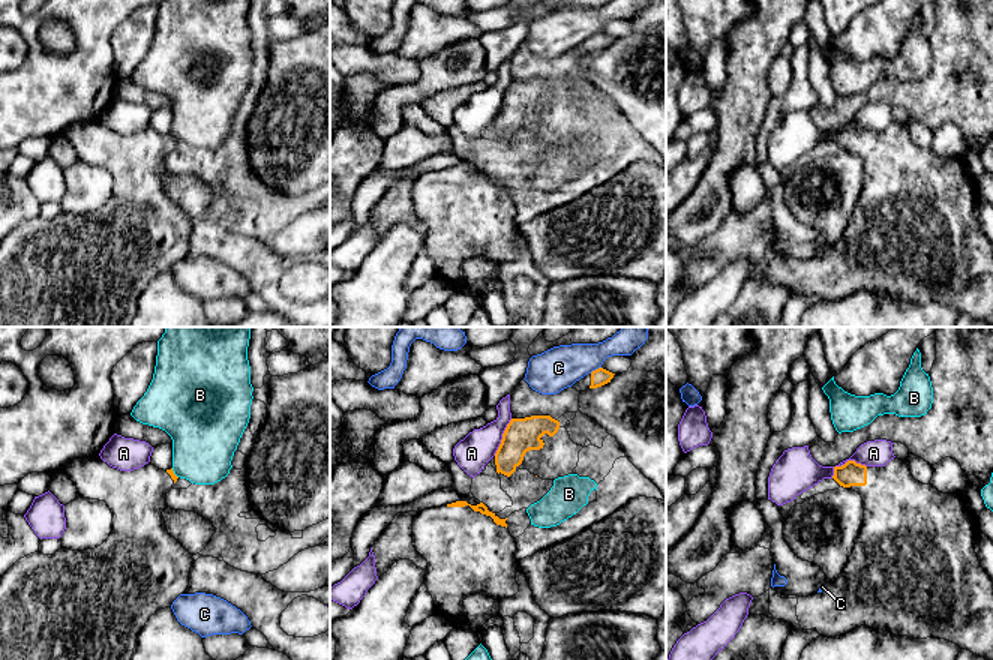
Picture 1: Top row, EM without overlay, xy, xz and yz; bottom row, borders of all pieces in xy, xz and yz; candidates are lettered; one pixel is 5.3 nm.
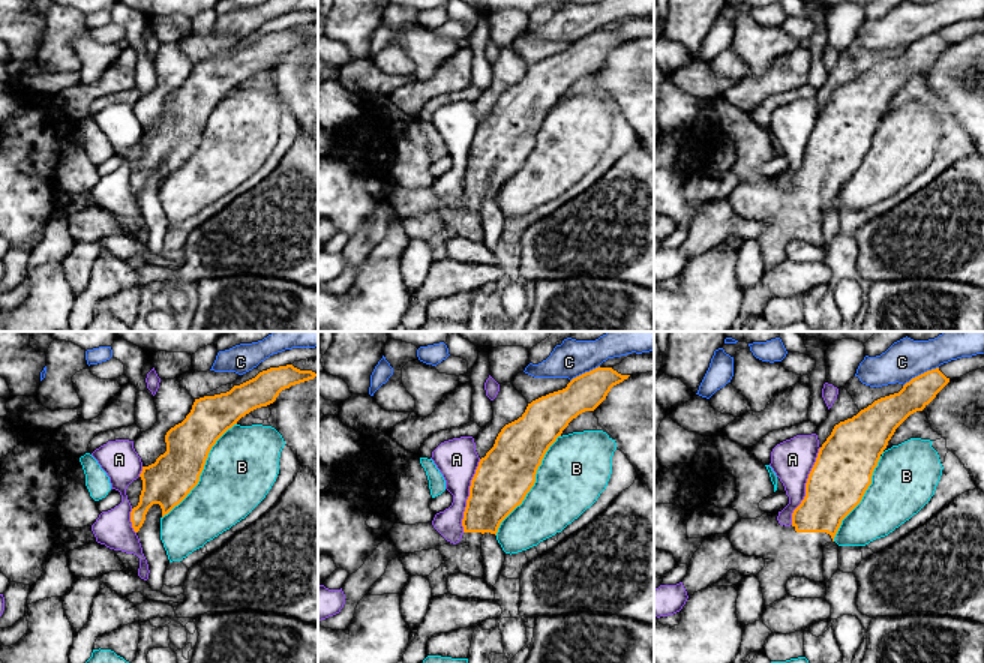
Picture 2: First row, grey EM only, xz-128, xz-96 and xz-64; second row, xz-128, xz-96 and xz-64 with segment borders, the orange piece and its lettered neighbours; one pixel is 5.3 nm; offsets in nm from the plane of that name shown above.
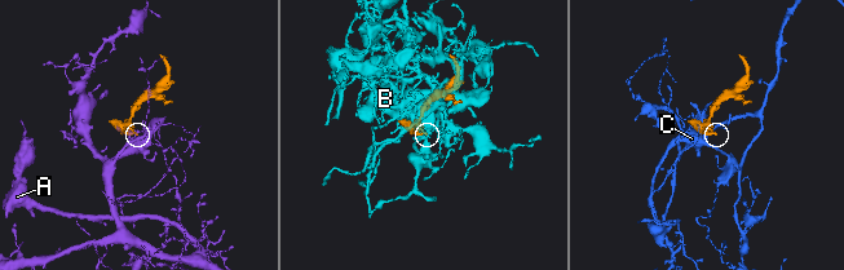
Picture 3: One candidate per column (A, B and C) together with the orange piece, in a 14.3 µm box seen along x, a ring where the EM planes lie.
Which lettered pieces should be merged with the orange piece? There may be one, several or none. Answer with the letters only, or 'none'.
none

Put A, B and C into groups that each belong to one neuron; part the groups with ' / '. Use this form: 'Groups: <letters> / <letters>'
Groups: A / B / C

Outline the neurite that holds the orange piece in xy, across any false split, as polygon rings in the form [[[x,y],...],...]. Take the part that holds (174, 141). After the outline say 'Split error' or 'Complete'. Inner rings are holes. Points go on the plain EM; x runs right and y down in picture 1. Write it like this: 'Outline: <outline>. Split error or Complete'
Outline: [[[94,118],[75,123],[64,136],[81,160],[106,166],[112,177],[112,195],[94,213],[62,212],[54,219],[30,218],[0,242],[0,327],[129,327],[148,282],[171,272],[188,254],[194,219],[168,198],[162,180],[168,170],[165,160],[178,142],[172,132],[164,135],[148,126],[134,135],[120,135]]]. Split error

